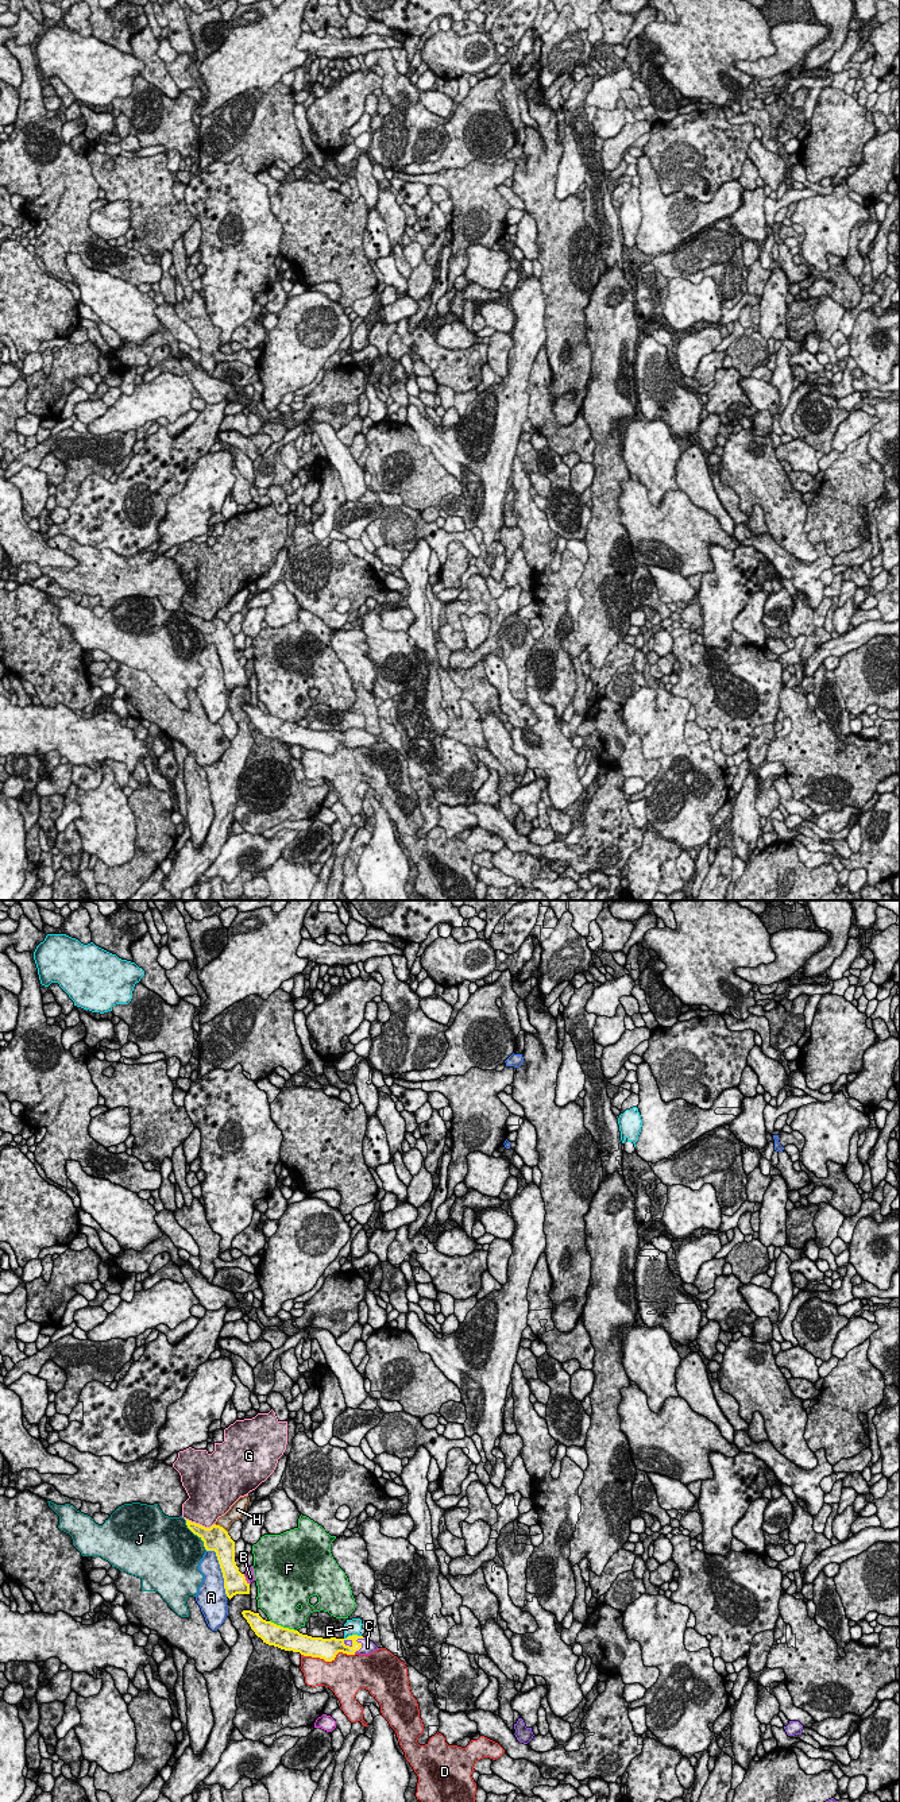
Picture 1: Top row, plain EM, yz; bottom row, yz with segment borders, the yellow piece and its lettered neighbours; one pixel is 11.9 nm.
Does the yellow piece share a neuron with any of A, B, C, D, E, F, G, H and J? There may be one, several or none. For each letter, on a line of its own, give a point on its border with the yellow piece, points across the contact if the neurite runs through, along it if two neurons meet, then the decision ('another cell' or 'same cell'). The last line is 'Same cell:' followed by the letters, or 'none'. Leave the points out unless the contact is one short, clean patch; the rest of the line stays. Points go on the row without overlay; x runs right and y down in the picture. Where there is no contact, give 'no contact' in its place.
A: contact yz (221, 663); another cell
B: contact yz (244, 672); border yz (243, 667), (248, 676); another cell
C: contact yz (359, 736); same cell
D: contact yz (328, 753); another cell
E: contact yz (352, 728); another cell
F: contact yz (282, 720); another cell
G: contact yz (199, 617); border yz (185, 610), (205, 620), (215, 617); another cell
H: contact yz (221, 620); another cell
J: contact yz (196, 626); another cell
Same cell: C

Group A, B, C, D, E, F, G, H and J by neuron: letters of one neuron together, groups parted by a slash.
A / B / C / D / E / F / G / H / J

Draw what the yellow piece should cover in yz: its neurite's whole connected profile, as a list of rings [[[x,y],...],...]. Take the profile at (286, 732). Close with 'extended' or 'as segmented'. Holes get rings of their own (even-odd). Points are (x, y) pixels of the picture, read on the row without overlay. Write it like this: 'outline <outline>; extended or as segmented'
outline [[[243,703],[243,710],[263,736],[285,744],[300,745],[304,749],[320,750],[325,755],[335,753],[339,745],[347,748],[370,748],[379,742],[372,734],[363,729],[352,728],[347,732],[322,732],[302,728],[298,723],[283,721],[263,713],[259,706]]]; extended

